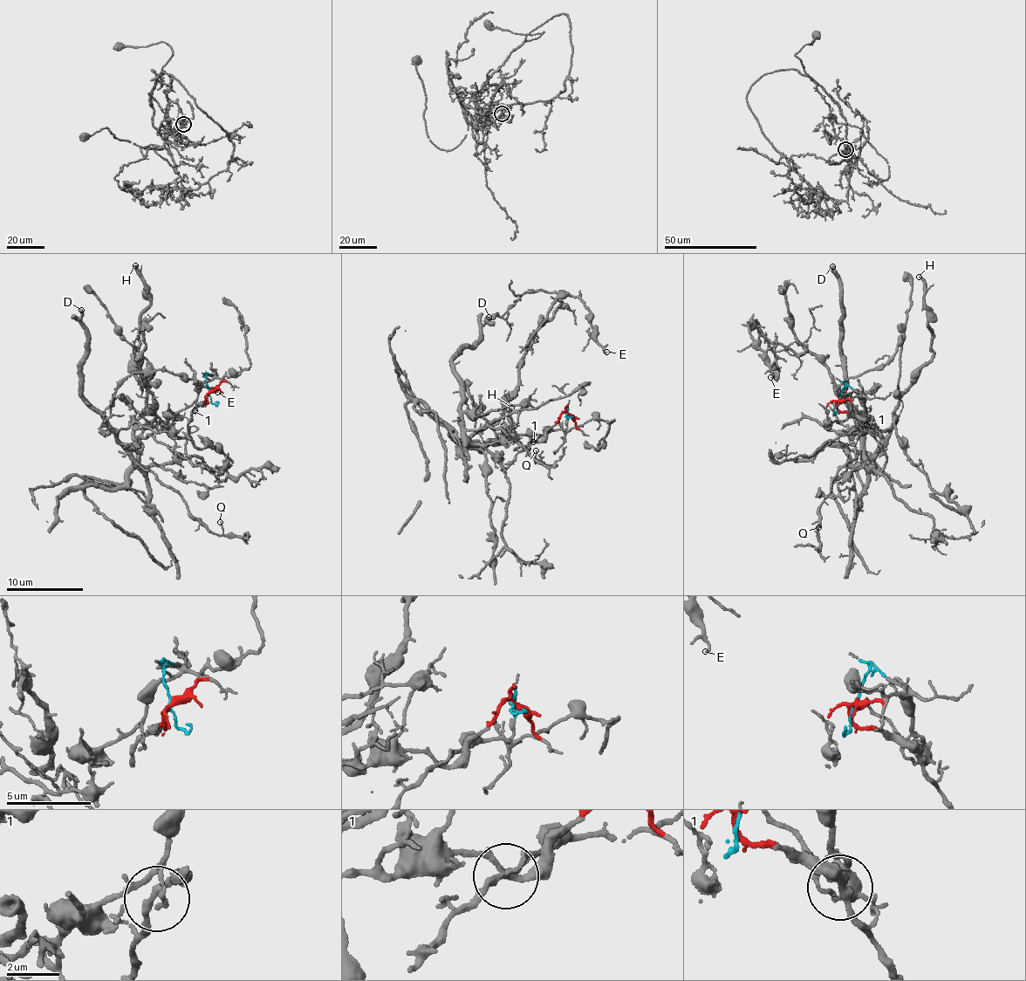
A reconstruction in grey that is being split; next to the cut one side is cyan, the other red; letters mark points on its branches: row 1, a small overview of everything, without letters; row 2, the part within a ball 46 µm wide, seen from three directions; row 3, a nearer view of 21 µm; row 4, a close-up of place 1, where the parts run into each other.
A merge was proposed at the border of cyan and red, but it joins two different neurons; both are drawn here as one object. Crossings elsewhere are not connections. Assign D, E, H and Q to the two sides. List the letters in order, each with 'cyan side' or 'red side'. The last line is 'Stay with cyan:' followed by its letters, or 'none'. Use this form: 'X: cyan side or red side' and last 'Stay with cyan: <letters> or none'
D: red side
E: cyan side
H: cyan side
Q: red side
Stay with cyan: E, H

